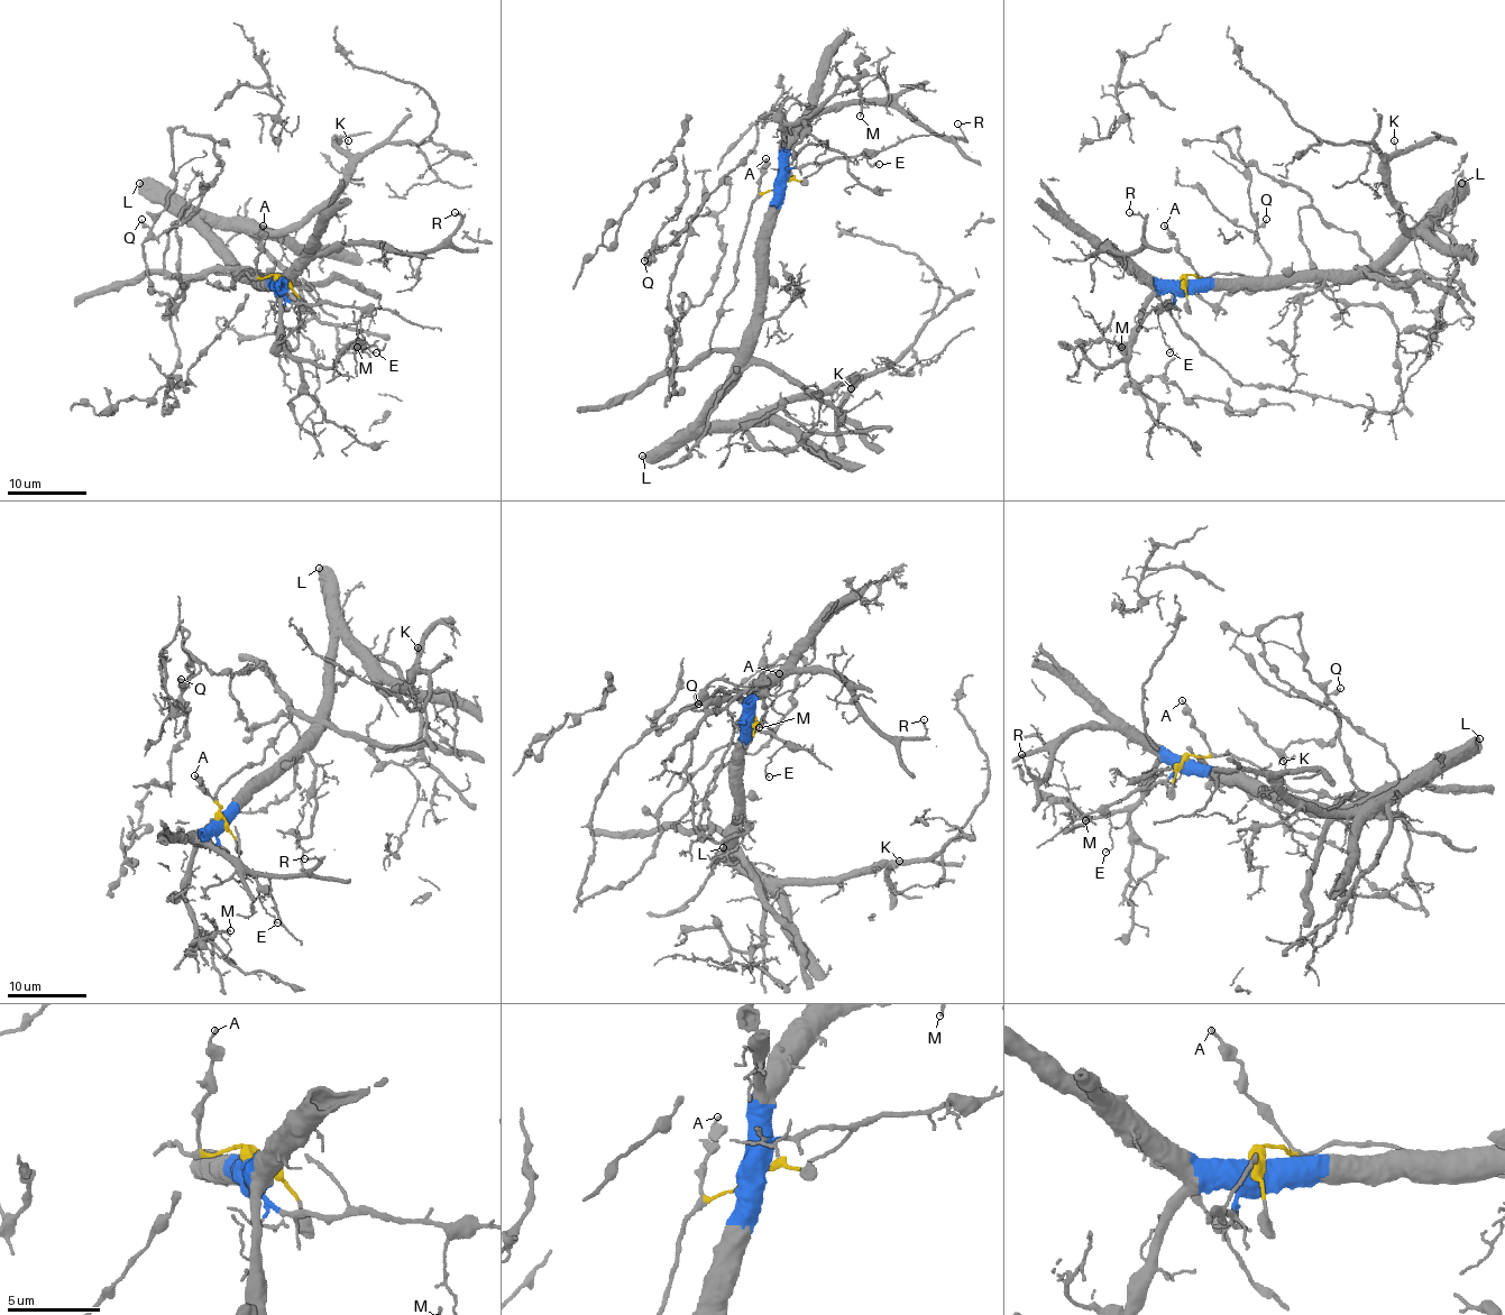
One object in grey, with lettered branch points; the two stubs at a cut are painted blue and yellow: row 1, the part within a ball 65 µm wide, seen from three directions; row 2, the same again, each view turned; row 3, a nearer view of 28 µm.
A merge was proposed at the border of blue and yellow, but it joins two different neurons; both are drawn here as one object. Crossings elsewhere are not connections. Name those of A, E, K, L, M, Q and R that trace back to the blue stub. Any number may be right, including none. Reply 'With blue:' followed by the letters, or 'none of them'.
With blue: E, K, L, M, R

